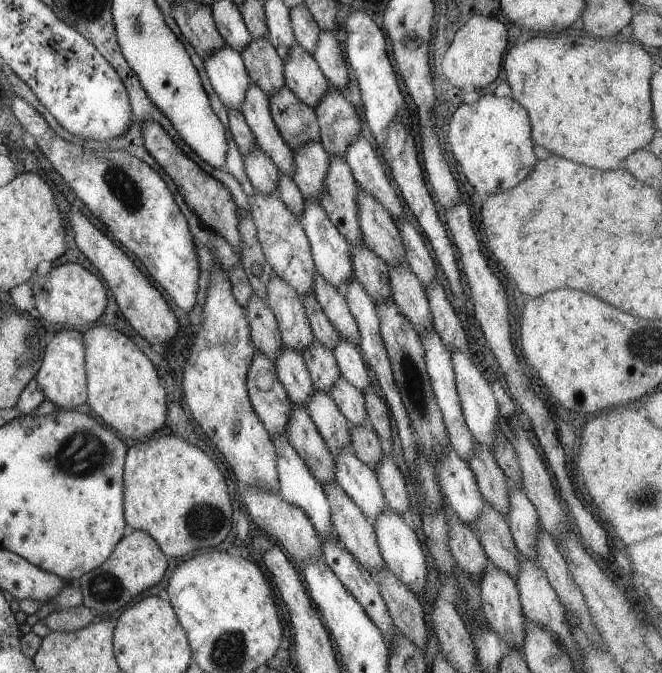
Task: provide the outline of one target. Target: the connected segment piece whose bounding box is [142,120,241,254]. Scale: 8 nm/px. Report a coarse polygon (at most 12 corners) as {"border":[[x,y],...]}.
{"border":[[158,122],[142,124],[144,149],[200,221],[238,254],[231,193],[204,173]]}

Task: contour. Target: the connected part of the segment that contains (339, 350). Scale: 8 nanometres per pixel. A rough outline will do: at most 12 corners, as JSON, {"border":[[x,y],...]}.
{"border":[[340,337],[333,356],[341,376],[364,394],[370,387],[363,357]]}

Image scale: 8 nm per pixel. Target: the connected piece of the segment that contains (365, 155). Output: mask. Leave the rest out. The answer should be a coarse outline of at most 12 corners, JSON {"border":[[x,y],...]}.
{"border":[[362,134],[343,158],[356,184],[395,222],[403,201],[390,184],[374,146]]}

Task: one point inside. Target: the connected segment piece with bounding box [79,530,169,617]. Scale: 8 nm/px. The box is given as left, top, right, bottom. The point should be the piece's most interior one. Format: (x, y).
(137, 564)

